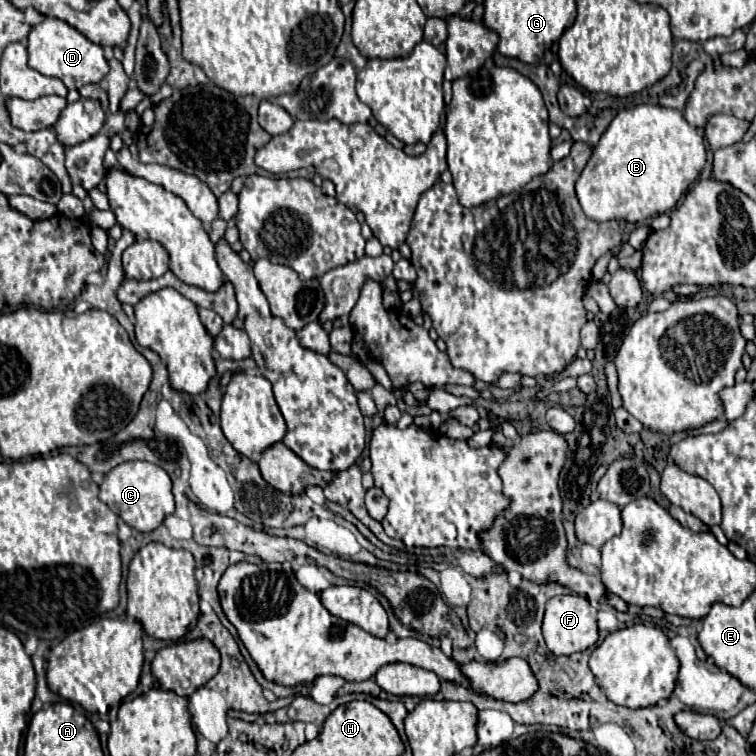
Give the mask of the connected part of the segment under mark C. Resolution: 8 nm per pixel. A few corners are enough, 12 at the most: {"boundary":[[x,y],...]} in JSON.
{"boundary":[[148,461],[114,467],[100,499],[140,533],[174,513],[170,475]]}

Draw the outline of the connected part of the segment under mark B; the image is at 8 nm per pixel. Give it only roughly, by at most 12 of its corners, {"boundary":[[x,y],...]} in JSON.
{"boundary":[[680,109],[620,111],[576,181],[594,221],[670,211],[706,165]]}

